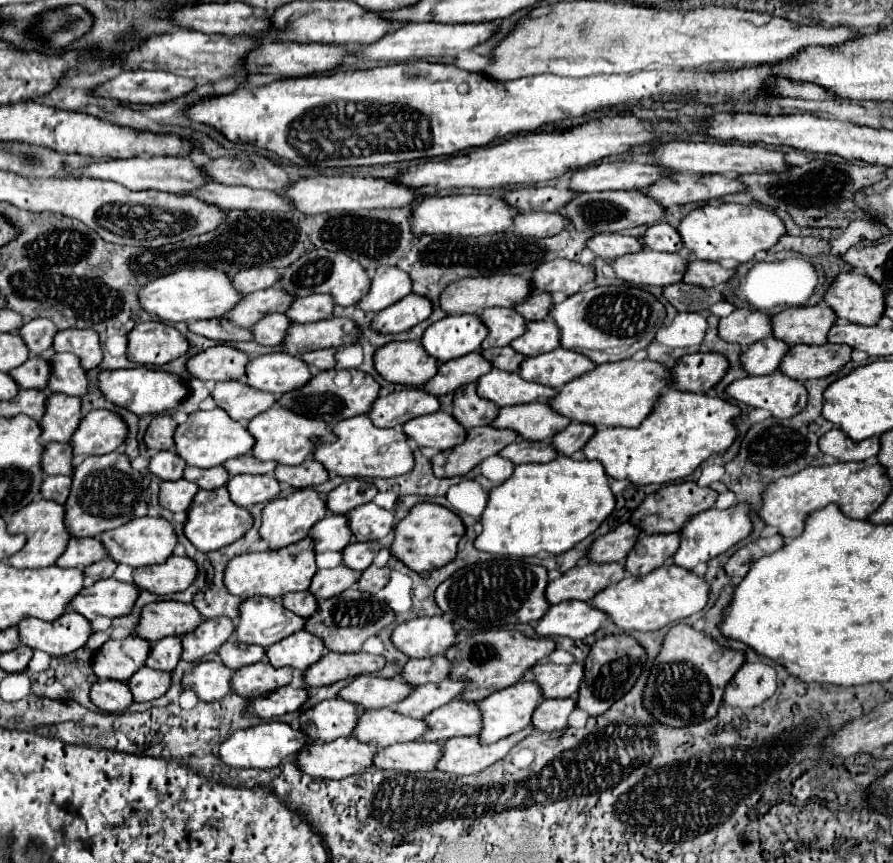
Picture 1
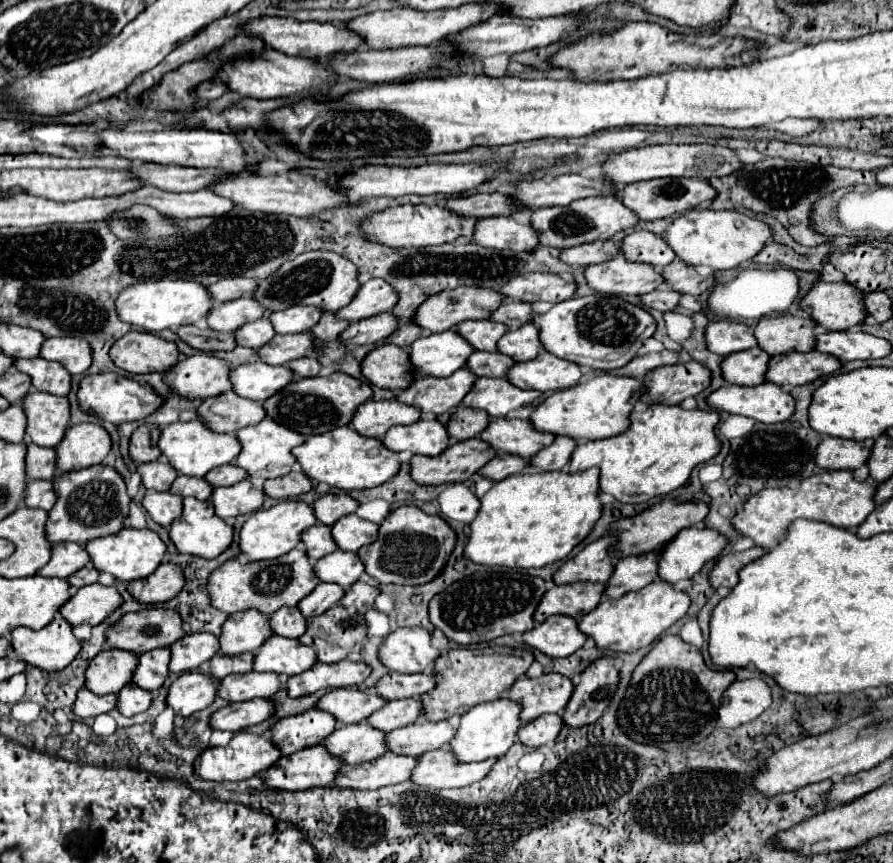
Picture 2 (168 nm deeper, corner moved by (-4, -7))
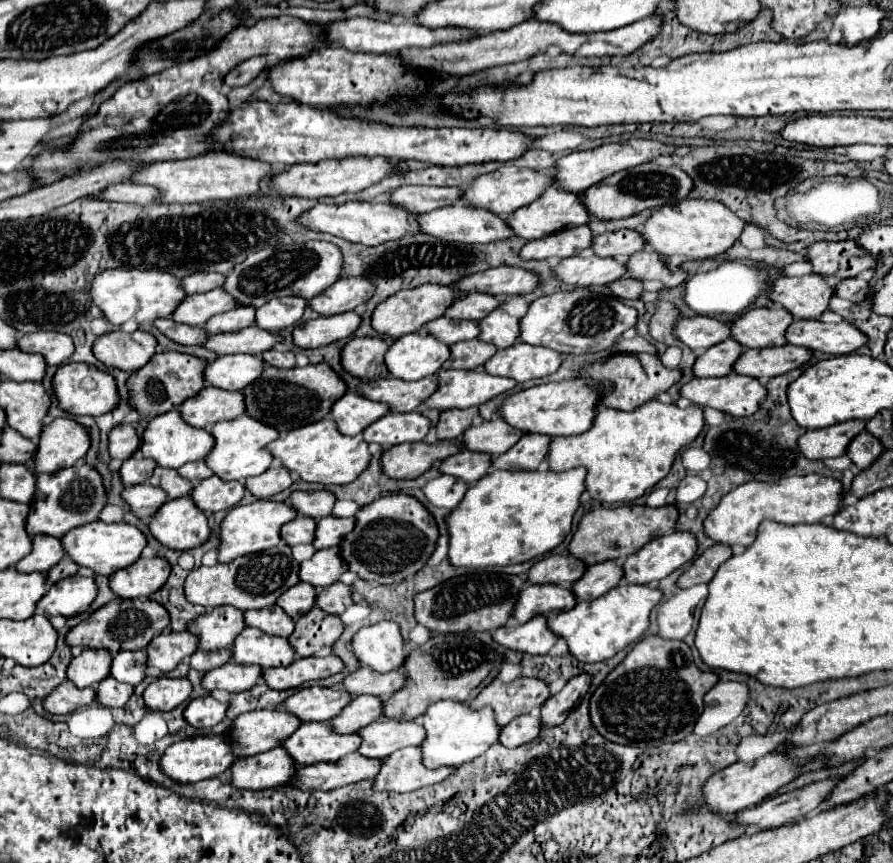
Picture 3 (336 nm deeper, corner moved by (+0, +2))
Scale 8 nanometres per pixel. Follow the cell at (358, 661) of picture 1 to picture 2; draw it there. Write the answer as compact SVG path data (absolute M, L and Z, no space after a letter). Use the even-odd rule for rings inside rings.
M340 660L334 664L316 662L308 672L290 676L290 680L286 682L286 692L290 698L300 698L324 688L326 690L346 688L364 682L368 674L370 674L370 666L366 666L364 662L350 662L350 660Z

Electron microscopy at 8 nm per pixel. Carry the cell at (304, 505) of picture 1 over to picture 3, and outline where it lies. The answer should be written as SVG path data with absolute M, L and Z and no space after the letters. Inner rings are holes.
M260 499L250 505L238 505L234 507L226 519L222 521L222 531L220 531L220 557L218 563L230 563L240 555L256 553L270 549L280 543L280 527L292 519L296 519L298 513L294 513L294 507L288 503L278 503L278 501L268 501Z

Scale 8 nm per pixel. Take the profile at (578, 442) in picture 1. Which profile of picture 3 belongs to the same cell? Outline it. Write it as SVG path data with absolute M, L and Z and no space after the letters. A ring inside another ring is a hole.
M524 435L512 449L492 459L492 467L496 469L526 469L534 471L540 467L540 463L546 459L550 451L552 439L548 435Z

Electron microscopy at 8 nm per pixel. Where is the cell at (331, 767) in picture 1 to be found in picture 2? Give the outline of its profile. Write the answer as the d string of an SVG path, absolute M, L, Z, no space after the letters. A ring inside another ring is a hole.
M312 746L290 756L282 756L276 764L260 772L264 784L272 790L306 790L314 786L330 786L334 772L342 764L324 748Z

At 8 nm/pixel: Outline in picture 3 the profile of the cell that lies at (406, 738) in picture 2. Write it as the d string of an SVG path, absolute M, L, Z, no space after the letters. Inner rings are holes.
M380 719L368 727L362 727L358 733L362 735L362 745L358 751L364 757L374 759L384 759L402 747L420 745L422 739L426 739L426 731L422 731L420 721Z

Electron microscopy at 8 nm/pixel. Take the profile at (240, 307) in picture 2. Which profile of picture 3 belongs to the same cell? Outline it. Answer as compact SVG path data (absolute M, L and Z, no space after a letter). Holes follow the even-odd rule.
M220 287L200 295L188 295L172 313L172 319L178 323L204 327L210 317L220 315L222 311L230 311L234 307L238 307L238 303L234 303L234 299L230 299L230 295L226 295L226 291L222 291Z

